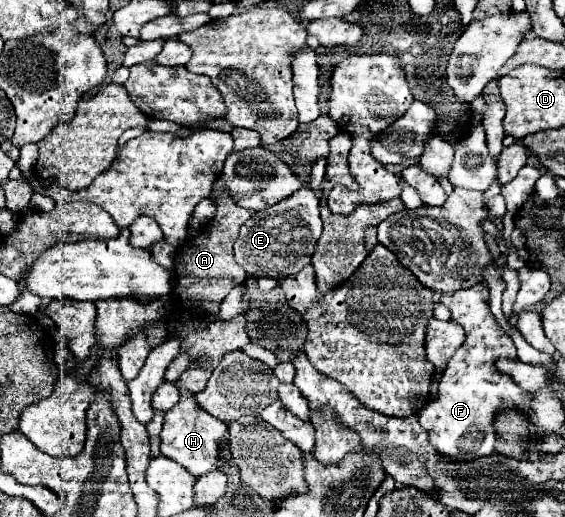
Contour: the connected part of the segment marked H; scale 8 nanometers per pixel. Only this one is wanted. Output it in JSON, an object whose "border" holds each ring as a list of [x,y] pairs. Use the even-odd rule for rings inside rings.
{"border":[[[182,393],[180,401],[166,411],[164,417],[164,427],[162,427],[162,445],[160,451],[162,455],[170,457],[172,461],[176,461],[178,465],[184,465],[184,469],[188,469],[194,477],[200,477],[206,471],[214,471],[218,469],[218,447],[220,441],[224,439],[224,435],[228,435],[228,425],[218,421],[216,417],[210,417],[210,413],[206,413],[194,399],[194,395]]]}

